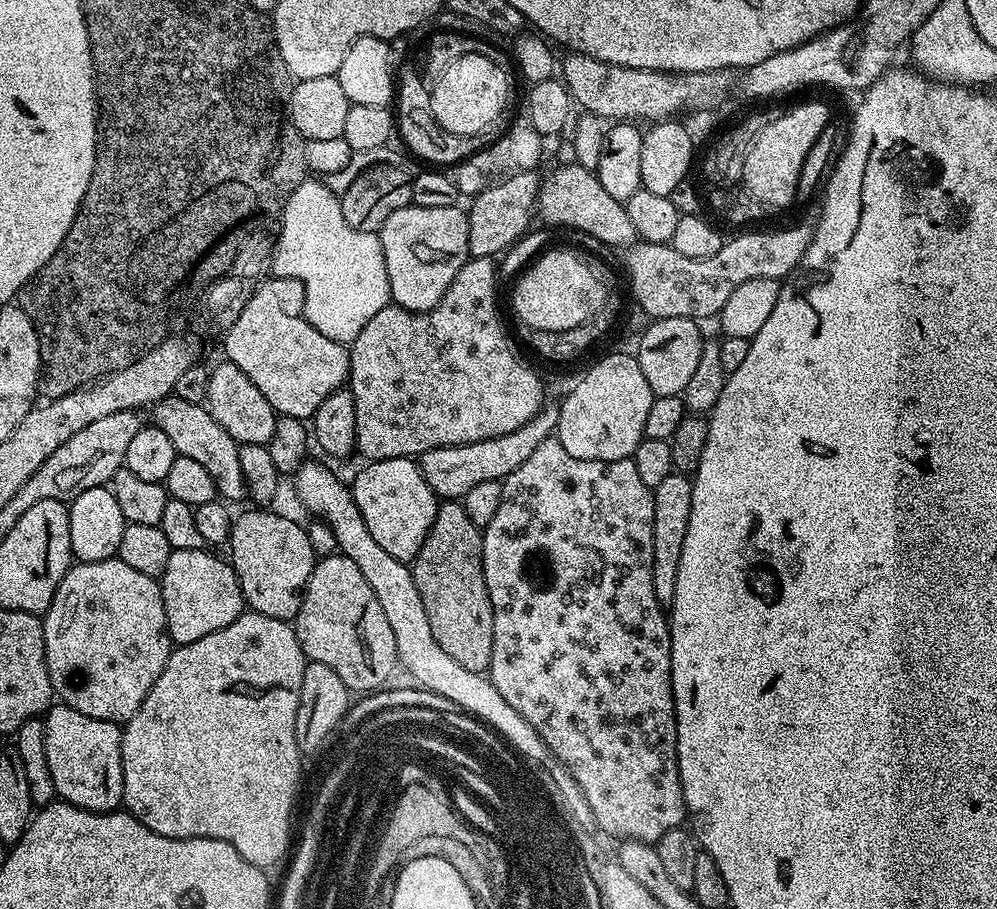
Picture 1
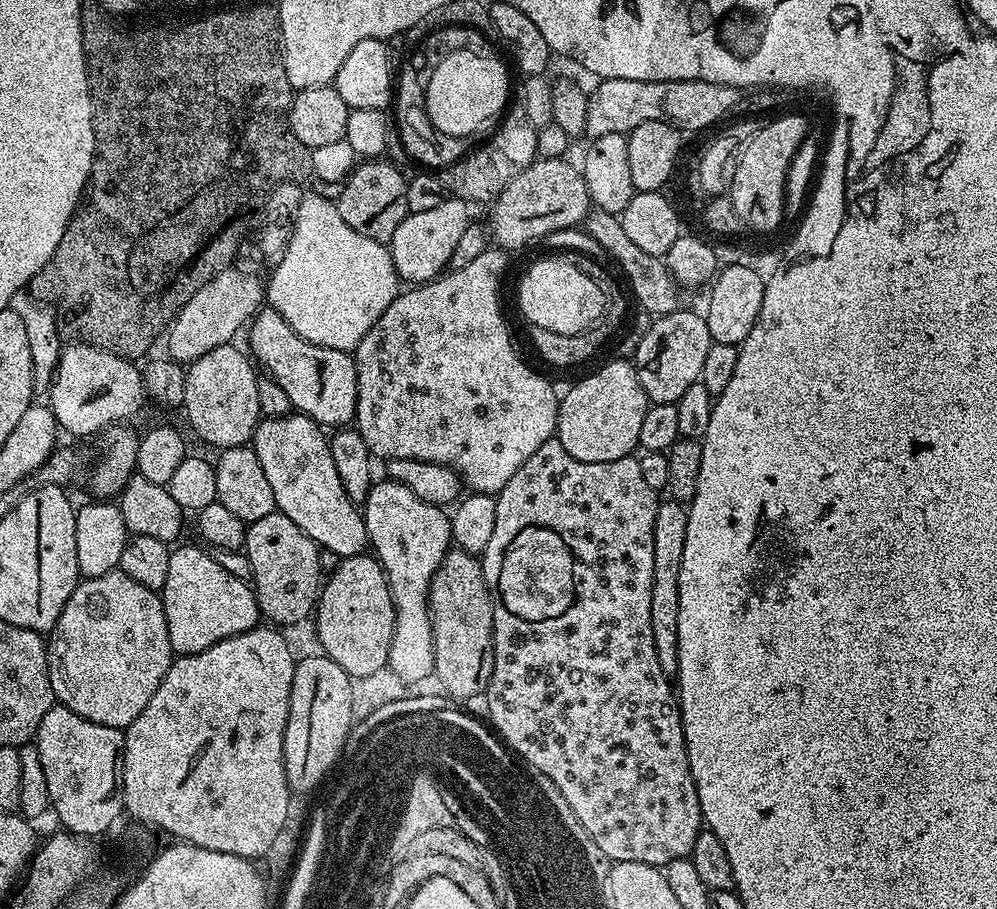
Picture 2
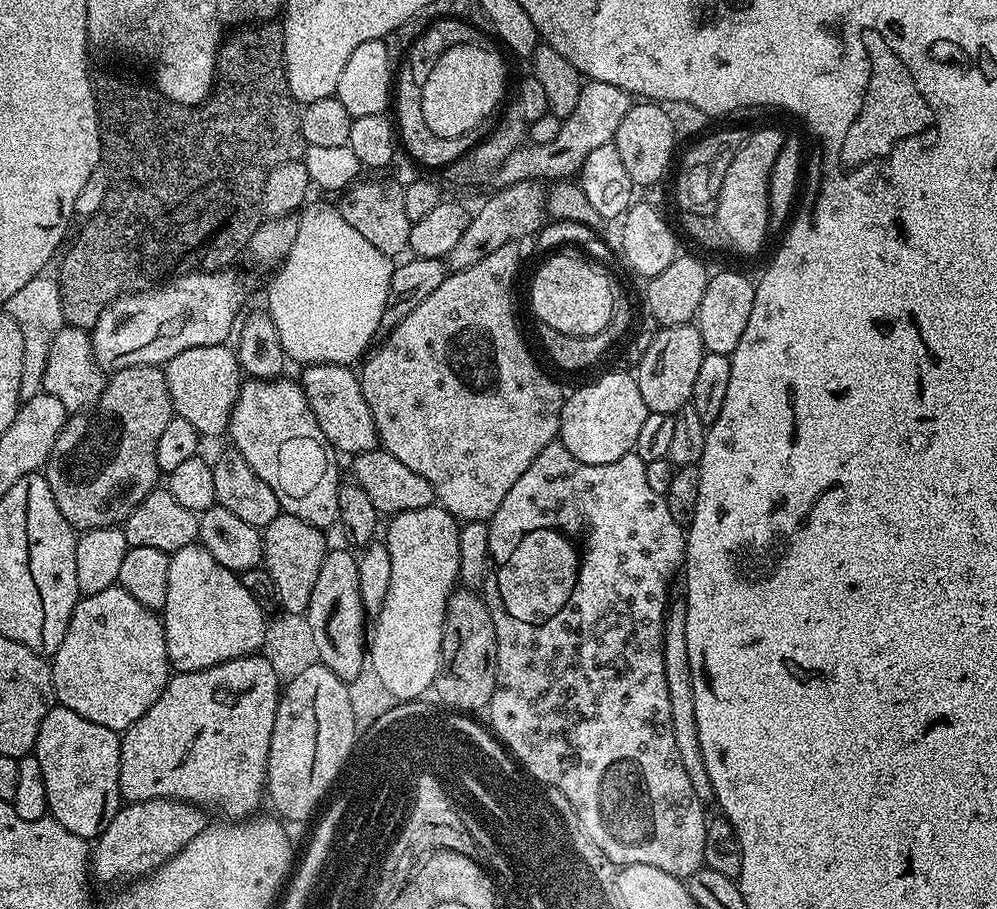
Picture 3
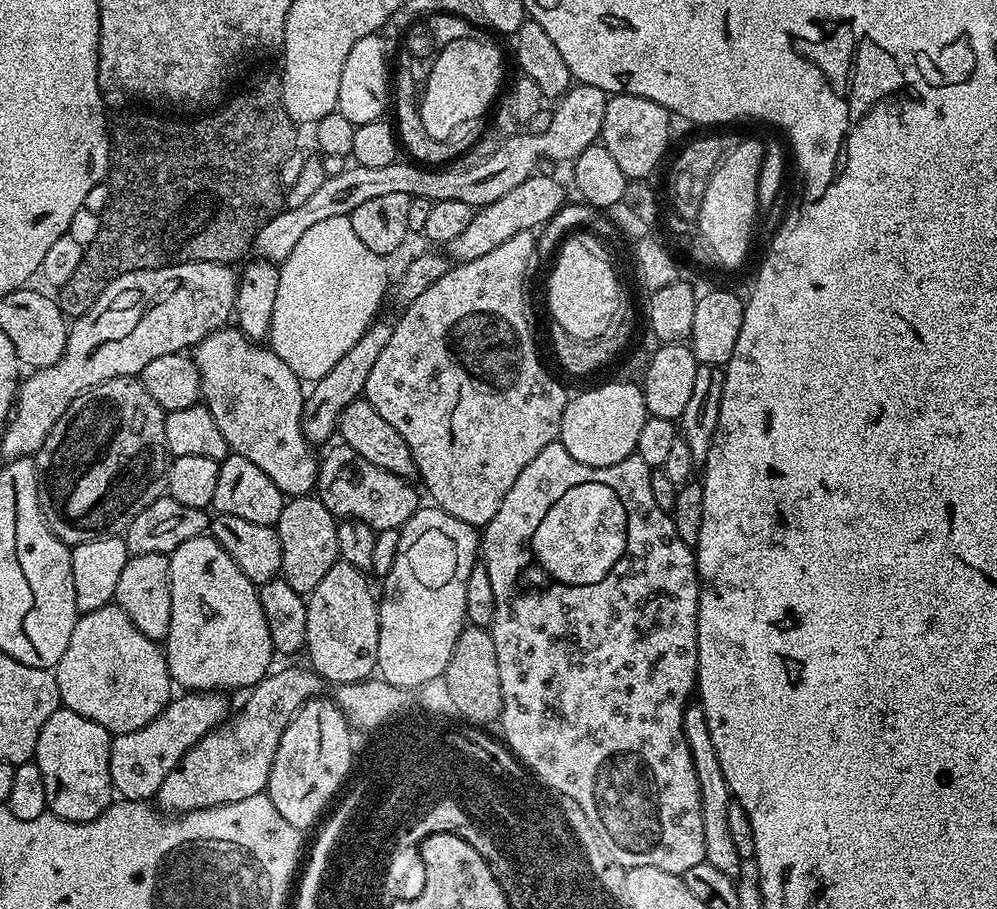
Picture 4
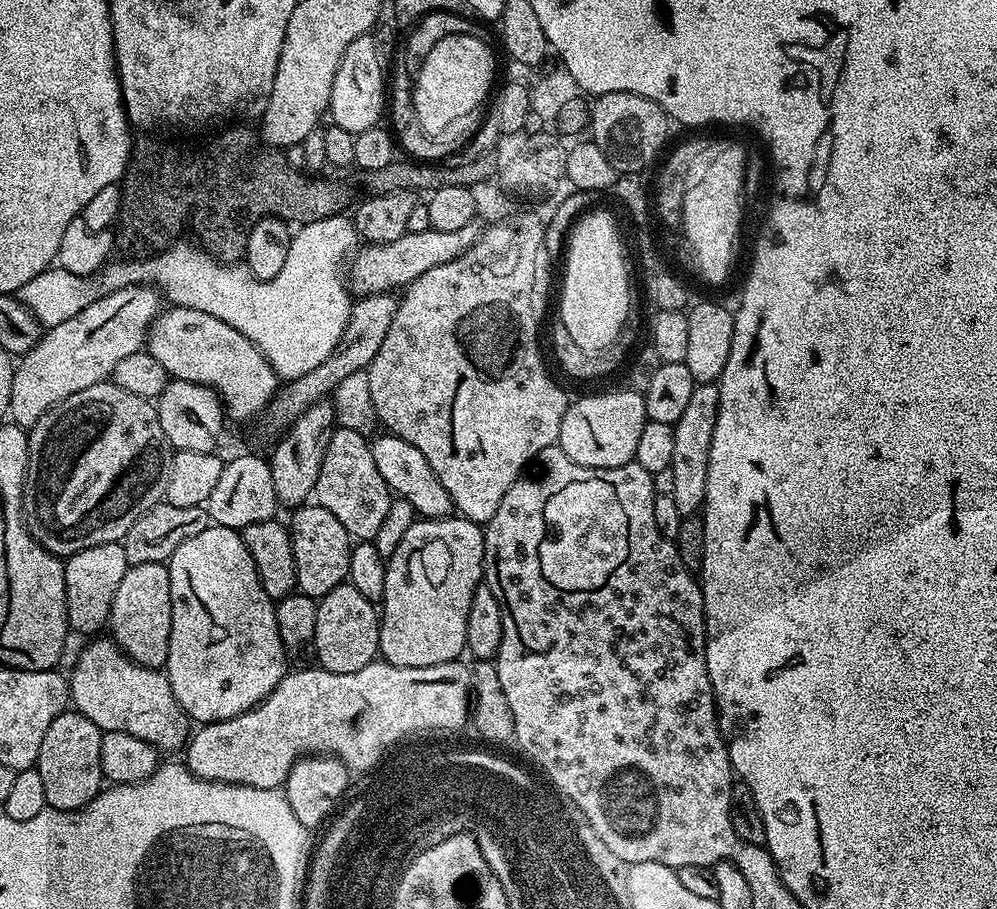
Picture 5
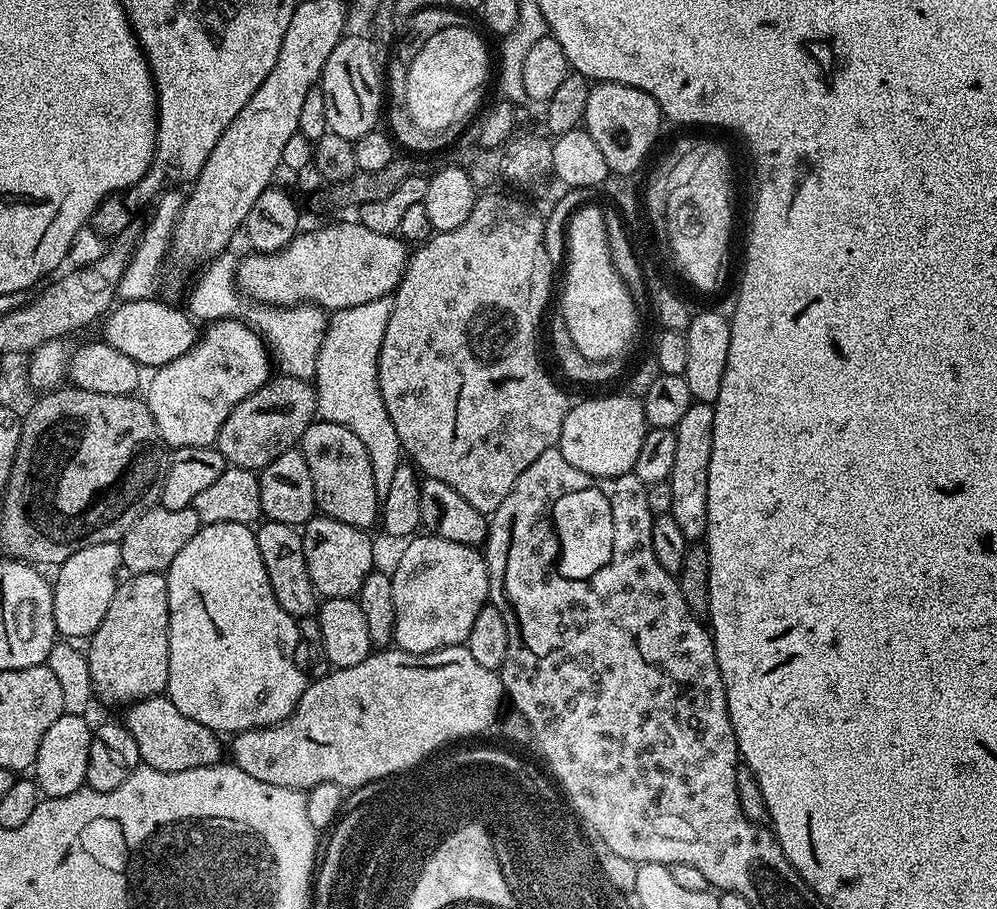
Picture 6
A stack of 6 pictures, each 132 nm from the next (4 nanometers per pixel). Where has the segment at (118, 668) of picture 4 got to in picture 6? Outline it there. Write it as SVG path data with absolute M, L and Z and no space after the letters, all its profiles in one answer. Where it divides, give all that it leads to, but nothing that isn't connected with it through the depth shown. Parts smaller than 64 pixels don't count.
M167 695L138 700L127 712L127 730L134 742L138 742L138 754L147 767L163 772L177 772L221 763L221 737L202 726L202 722L194 722L194 718L186 718L186 714L178 714L178 706L174 706Z

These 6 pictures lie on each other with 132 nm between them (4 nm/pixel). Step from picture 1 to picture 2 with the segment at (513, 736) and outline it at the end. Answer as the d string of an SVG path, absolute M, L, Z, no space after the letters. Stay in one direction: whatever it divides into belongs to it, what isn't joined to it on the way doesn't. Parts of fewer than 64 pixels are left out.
M289 414L273 420L261 419L252 435L250 447L258 454L258 462L262 462L262 470L270 481L270 490L274 490L274 502L279 512L286 514L286 518L290 518L290 522L294 522L294 526L298 526L298 530L302 530L321 549L333 551L340 558L359 556L369 547L368 531L357 501L348 497L346 490L342 490L334 458L330 458L328 441L325 429L310 417Z

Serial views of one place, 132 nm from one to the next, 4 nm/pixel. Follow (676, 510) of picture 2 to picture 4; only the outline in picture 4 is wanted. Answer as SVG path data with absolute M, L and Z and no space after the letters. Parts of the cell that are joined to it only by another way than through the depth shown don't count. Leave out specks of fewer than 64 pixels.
M690 702L684 707L682 730L686 738L686 746L690 750L694 774L698 774L698 794L702 798L704 859L710 866L714 866L714 870L722 870L722 874L733 878L739 877L742 858L738 854L738 848L734 846L734 838L730 838L730 821L726 815L726 810L734 797L728 788L726 774L722 774L722 766L718 762L714 742L710 742L710 726L706 726L704 707L699 702Z

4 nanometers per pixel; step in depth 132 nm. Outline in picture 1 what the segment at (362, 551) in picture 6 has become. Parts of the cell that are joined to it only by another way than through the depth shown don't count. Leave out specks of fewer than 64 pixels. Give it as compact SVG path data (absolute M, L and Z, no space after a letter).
M272 510L256 511L260 512L244 512L233 519L226 545L244 603L251 611L266 614L266 618L295 621L302 606L304 587L318 559L316 551L310 546L308 529L303 523L268 512Z

